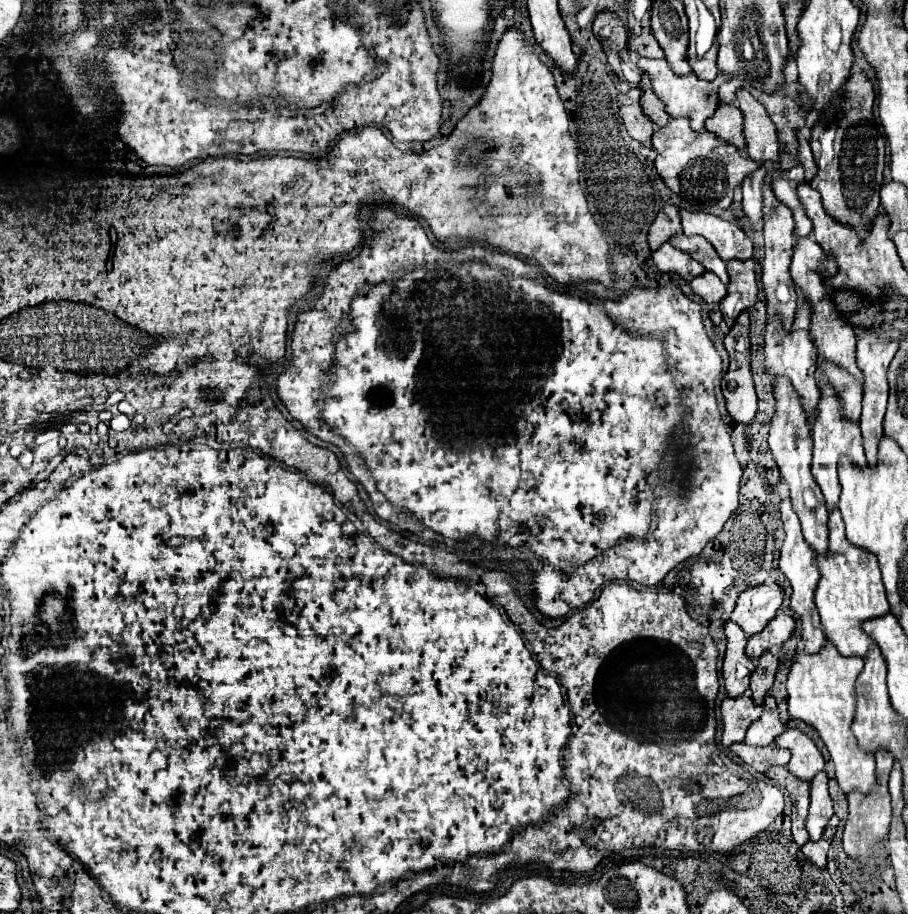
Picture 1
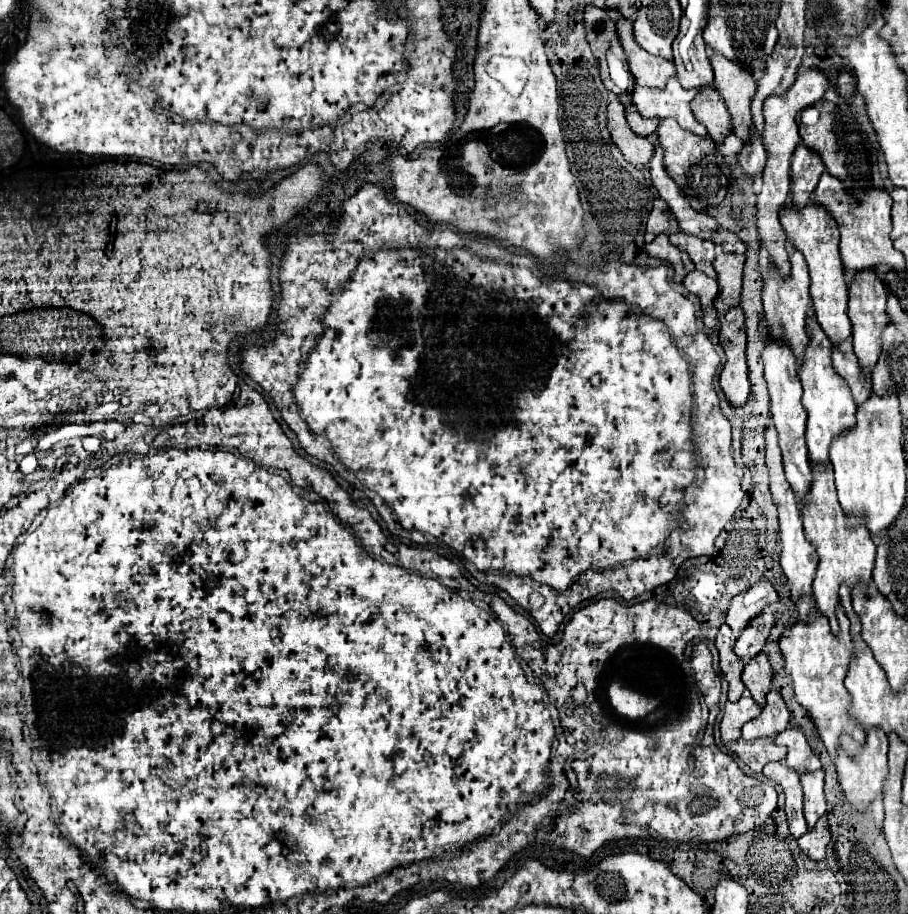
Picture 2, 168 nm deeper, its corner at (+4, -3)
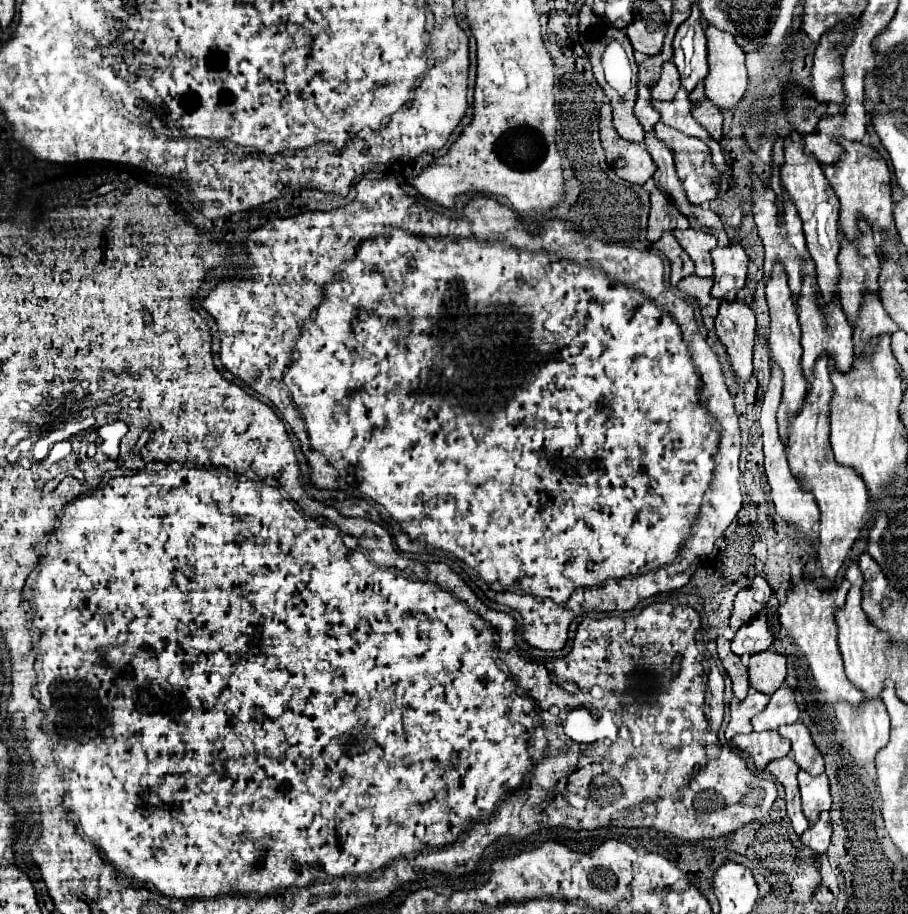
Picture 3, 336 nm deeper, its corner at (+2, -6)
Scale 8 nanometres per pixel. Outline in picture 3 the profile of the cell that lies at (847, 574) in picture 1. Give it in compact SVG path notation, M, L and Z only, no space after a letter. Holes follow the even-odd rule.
M822 354L814 366L812 384L804 396L804 404L798 414L792 416L788 426L788 462L790 470L802 480L804 488L810 490L820 508L820 546L818 546L818 562L824 570L824 576L834 582L840 566L844 564L848 552L852 550L854 542L862 526L868 522L868 490L860 474L852 468L846 468L834 460L832 446L830 446L830 400L834 386L830 382L826 356Z

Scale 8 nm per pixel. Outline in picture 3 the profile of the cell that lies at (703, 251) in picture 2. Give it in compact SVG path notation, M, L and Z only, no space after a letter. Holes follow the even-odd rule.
M676 230L674 232L676 240L680 242L680 246L684 246L686 254L690 256L690 260L696 266L696 274L698 276L712 276L714 268L712 268L712 258L710 252L716 248L716 238L712 234L700 232L700 230Z

